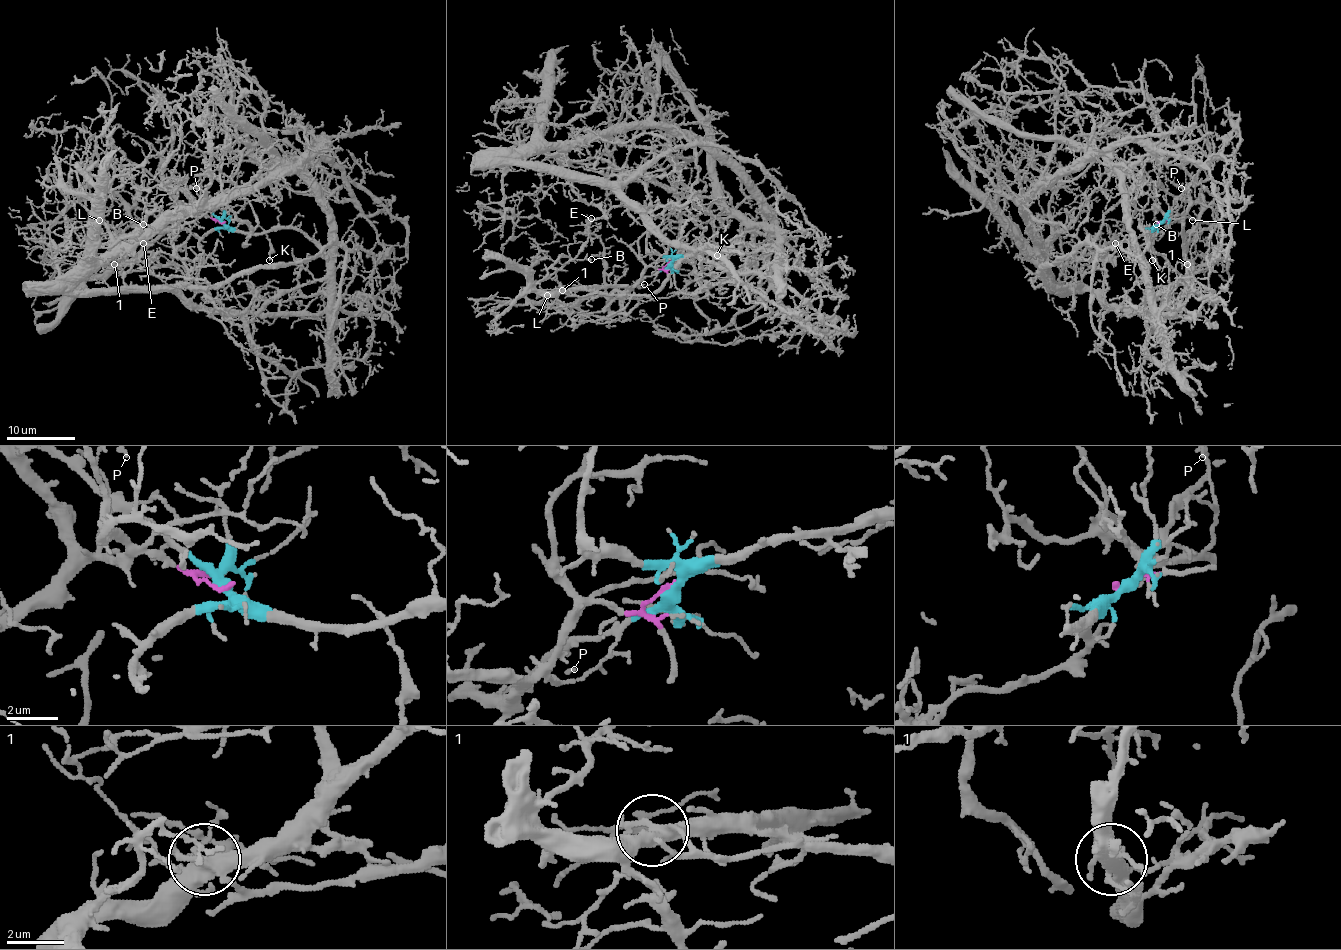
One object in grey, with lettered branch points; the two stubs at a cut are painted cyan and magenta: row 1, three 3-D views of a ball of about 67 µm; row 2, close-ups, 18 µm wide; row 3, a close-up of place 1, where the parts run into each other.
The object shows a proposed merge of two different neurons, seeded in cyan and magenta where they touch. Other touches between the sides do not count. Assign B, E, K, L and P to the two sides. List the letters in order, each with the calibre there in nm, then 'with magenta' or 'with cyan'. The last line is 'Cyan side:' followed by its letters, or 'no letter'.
B: 120 nm | with magenta
E: 200 nm | with magenta
K: 160 nm | with cyan
L: 120 nm | with magenta
P: 140 nm | with magenta
Cyan side: K

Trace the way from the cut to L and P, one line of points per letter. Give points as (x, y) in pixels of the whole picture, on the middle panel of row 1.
L: (670, 262), (660, 269), (650, 266), (628, 286), (602, 286), (578, 303), (551, 305), (547, 295)
P: (670, 262), (660, 269), (650, 266), (638, 285), (640, 288), (636, 285), (645, 285)

